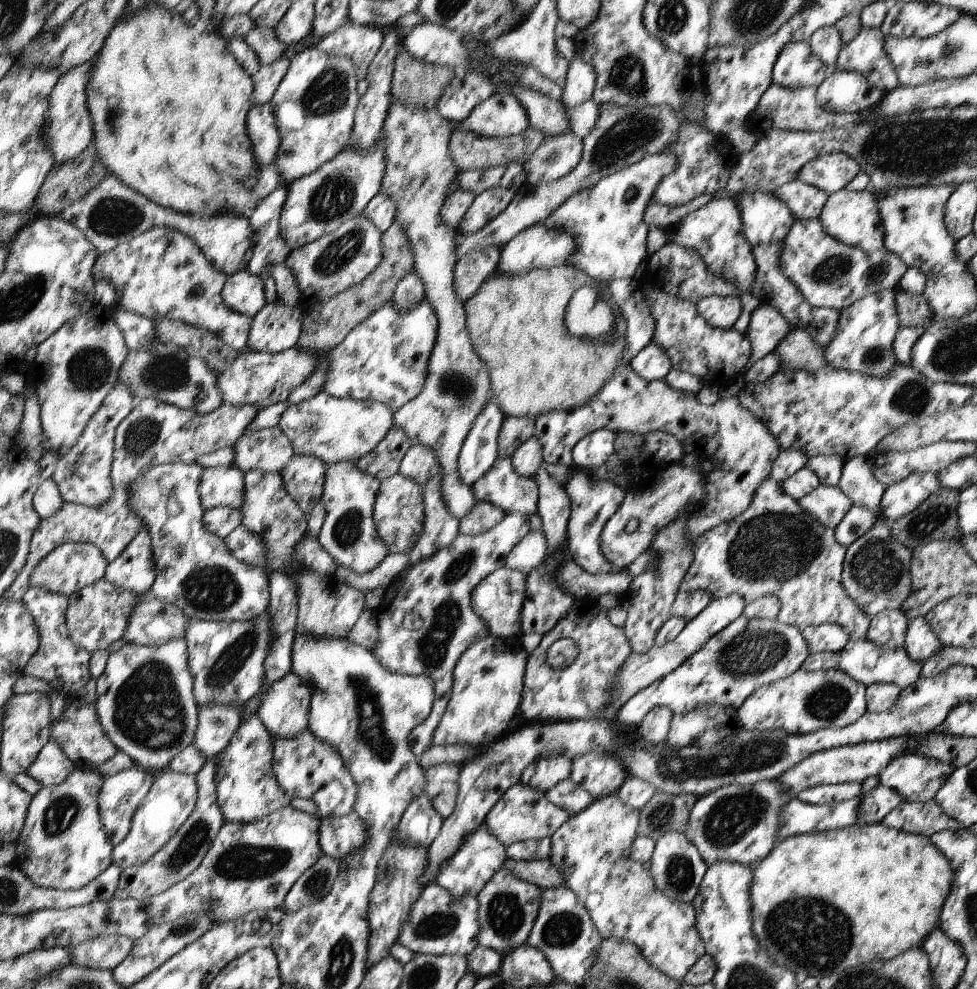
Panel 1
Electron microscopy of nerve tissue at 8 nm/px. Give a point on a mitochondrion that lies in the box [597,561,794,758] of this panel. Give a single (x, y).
(754, 650)

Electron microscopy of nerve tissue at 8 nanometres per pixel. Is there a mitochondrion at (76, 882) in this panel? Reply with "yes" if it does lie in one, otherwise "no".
no

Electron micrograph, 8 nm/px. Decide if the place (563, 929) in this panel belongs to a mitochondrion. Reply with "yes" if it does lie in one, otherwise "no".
yes

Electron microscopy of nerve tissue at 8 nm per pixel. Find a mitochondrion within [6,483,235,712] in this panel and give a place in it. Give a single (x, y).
(179, 550)

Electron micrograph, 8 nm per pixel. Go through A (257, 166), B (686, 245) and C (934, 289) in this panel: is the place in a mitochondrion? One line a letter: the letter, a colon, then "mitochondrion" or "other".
A: other
B: other
C: other

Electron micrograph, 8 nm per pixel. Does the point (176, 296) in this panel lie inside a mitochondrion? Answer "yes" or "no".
no

